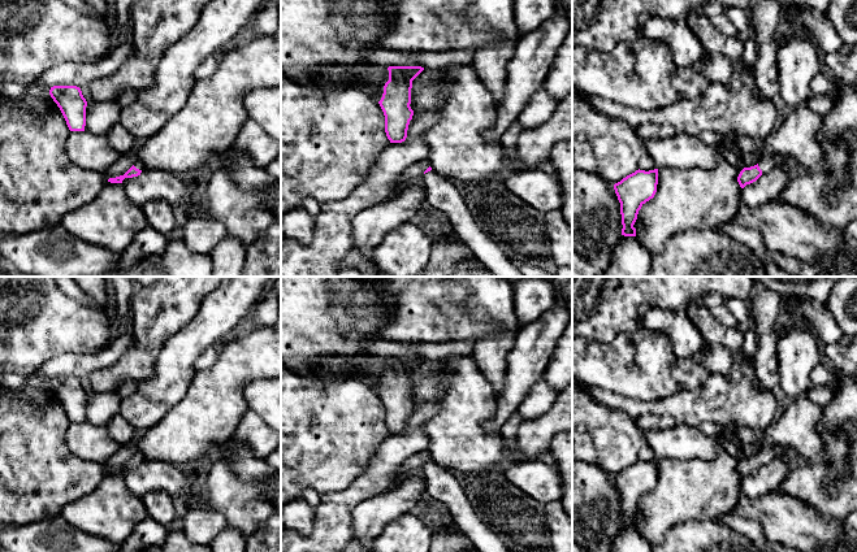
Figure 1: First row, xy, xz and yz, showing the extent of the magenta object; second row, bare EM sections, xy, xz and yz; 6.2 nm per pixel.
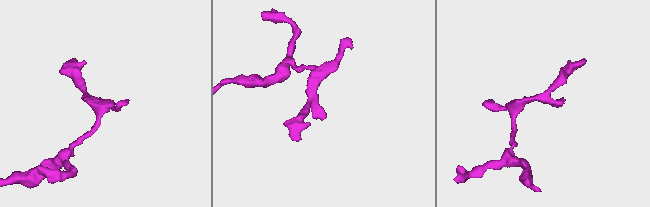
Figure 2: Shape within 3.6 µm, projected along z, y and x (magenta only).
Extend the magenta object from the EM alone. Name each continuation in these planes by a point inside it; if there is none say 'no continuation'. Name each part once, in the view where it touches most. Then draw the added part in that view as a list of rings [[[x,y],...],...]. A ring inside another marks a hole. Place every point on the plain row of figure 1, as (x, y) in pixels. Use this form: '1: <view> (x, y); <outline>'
1: yz (766, 453); [[[765,445],[759,449],[758,457],[762,464],[767,464],[775,458],[782,458],[788,464],[796,464],[796,456],[787,448],[779,445]]]

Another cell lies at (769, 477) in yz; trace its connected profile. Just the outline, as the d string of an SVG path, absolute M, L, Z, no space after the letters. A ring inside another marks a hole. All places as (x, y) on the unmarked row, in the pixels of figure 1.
M782 458L762 464L756 473L741 479L740 491L752 499L772 492L784 482L792 466Z

